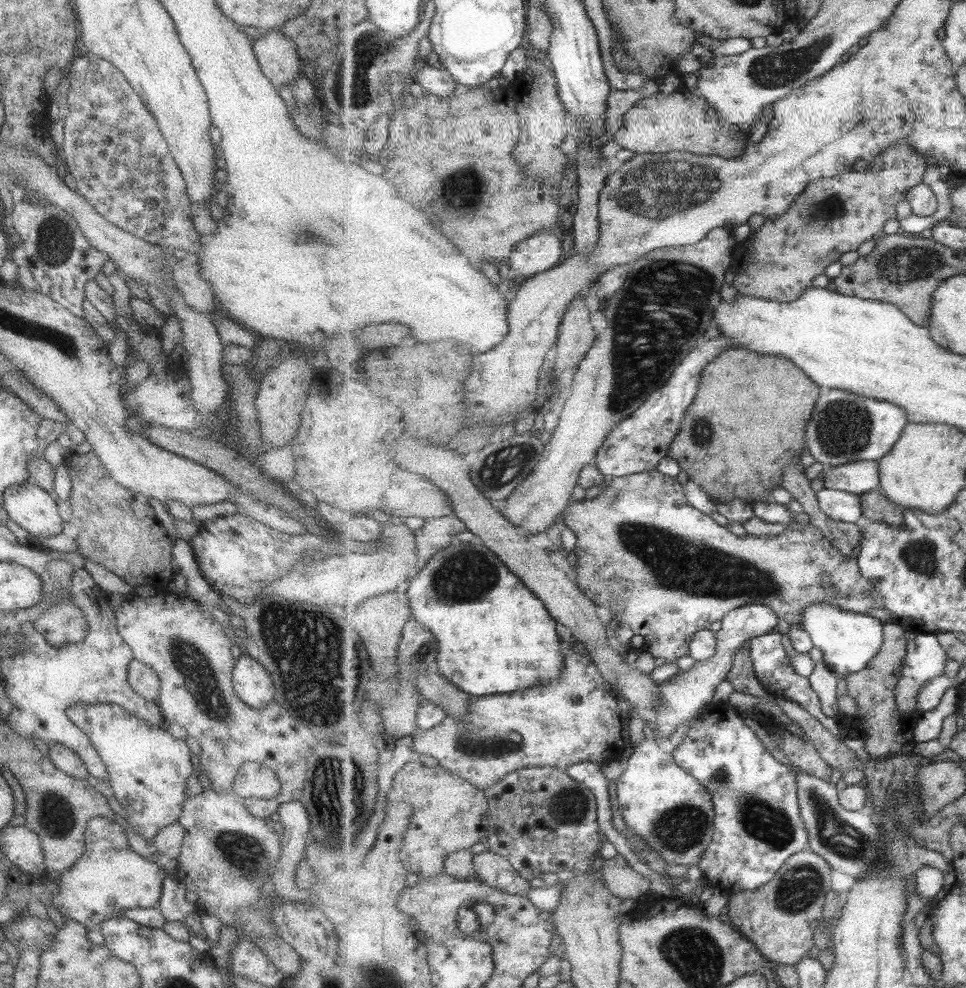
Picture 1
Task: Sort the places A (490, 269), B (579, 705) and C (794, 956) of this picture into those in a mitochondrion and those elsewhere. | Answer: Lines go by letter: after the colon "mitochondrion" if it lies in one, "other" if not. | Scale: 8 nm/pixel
A: other
B: other
C: other

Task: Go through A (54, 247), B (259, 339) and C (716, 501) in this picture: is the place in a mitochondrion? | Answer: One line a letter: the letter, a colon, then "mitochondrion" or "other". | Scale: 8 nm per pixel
A: mitochondrion
B: other
C: other

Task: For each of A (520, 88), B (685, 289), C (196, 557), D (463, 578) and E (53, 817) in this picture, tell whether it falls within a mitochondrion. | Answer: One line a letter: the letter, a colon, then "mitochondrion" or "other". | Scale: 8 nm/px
A: other
B: mitochondrion
C: other
D: mitochondrion
E: mitochondrion

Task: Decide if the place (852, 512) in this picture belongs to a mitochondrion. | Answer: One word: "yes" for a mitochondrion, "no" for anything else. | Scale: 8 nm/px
no

